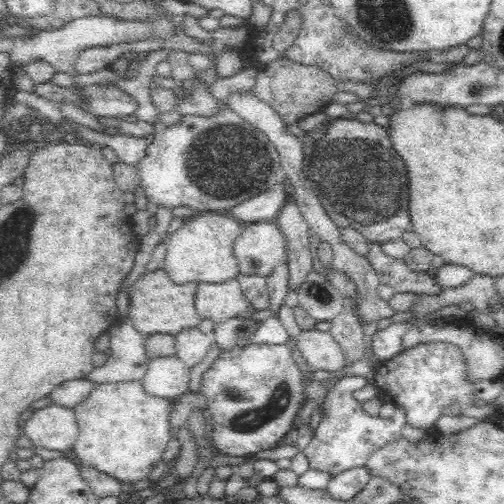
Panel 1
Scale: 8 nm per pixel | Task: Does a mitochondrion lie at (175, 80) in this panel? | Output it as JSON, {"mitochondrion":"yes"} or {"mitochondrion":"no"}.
{"mitochondrion":"no"}

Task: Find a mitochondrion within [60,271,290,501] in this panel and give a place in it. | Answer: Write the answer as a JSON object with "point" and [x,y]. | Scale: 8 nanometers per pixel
{"point":[246,420]}

